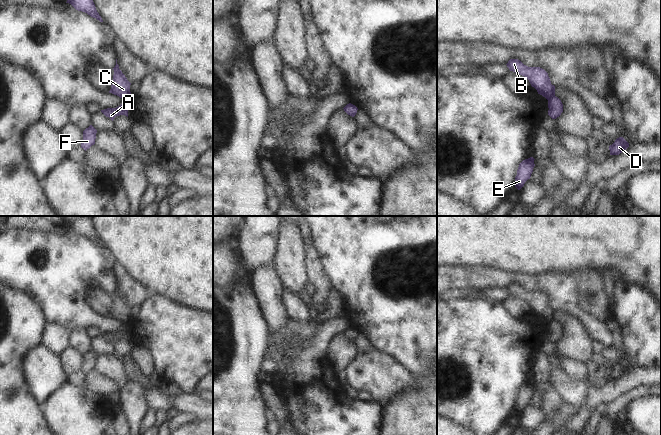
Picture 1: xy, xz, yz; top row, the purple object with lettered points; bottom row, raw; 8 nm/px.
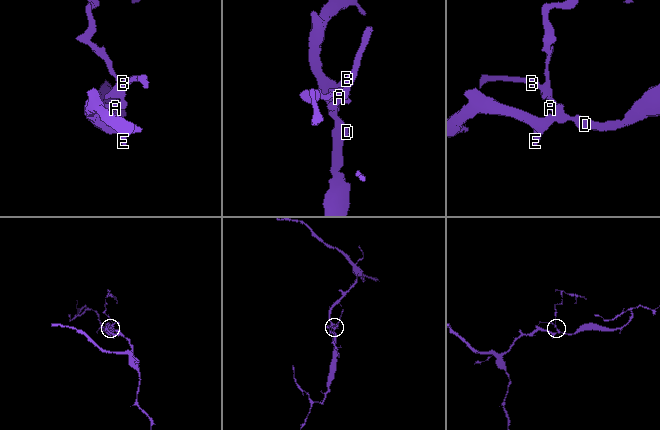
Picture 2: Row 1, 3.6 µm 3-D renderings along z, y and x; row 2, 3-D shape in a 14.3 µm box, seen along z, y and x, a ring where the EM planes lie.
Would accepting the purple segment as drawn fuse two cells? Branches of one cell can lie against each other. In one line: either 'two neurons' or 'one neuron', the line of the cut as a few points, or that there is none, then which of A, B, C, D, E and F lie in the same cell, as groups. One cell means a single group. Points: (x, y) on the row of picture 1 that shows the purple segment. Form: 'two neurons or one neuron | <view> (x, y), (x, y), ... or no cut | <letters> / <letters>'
two neurons | yz (554, 94), (548, 100) | A D E F / B C

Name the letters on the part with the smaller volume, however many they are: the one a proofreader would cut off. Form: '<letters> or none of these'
B, C.

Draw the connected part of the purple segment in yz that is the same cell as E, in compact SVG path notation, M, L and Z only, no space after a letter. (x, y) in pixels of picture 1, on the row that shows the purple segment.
M530 157L528 159L523 160L518 167L517 175L515 177L515 187L520 190L525 182L530 179L531 174L533 172L533 168L535 166L534 164L534 158Z

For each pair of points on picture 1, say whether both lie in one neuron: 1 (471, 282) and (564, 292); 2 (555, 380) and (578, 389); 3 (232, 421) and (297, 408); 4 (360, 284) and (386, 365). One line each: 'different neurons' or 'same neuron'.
1: same neuron
2: same neuron
3: different neurons
4: different neurons

